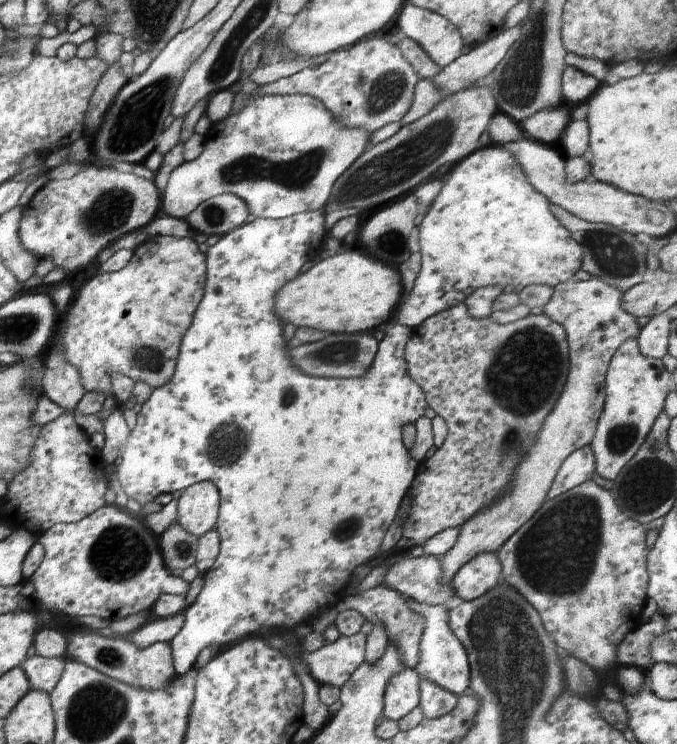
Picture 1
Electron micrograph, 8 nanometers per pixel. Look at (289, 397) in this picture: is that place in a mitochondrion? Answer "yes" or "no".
yes

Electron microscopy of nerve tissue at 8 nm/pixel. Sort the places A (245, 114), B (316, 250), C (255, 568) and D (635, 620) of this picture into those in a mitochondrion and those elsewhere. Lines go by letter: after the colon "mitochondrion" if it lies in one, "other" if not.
A: other
B: other
C: other
D: other

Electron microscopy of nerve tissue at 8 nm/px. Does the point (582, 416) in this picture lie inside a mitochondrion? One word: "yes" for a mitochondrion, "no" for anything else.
no

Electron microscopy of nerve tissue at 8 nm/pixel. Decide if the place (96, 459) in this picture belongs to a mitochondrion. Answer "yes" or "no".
no

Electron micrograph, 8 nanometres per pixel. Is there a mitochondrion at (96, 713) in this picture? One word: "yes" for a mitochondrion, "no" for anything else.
yes

